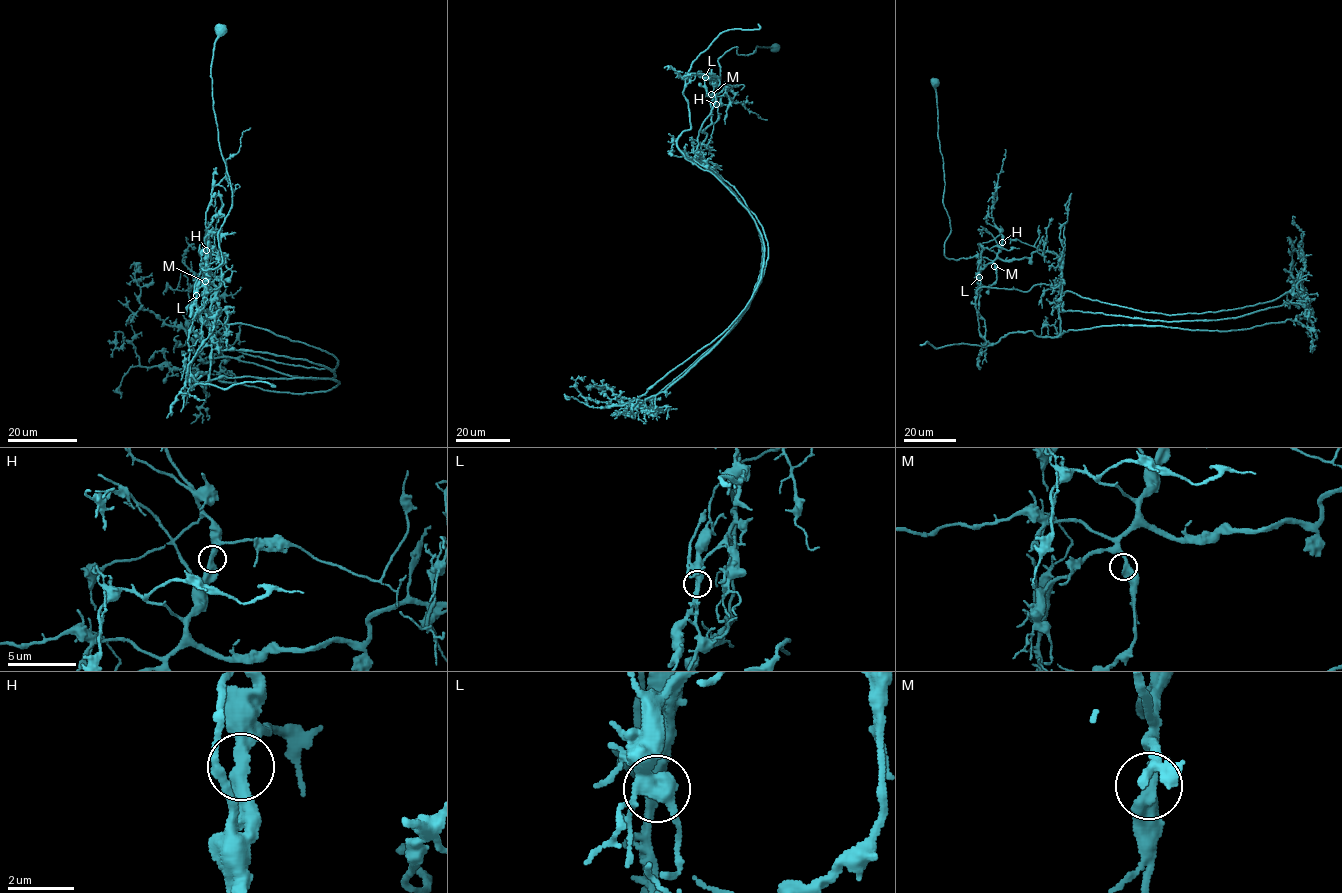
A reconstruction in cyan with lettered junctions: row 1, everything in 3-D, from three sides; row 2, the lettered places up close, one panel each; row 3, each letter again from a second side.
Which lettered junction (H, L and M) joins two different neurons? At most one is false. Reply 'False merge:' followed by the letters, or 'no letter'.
False merge: L

